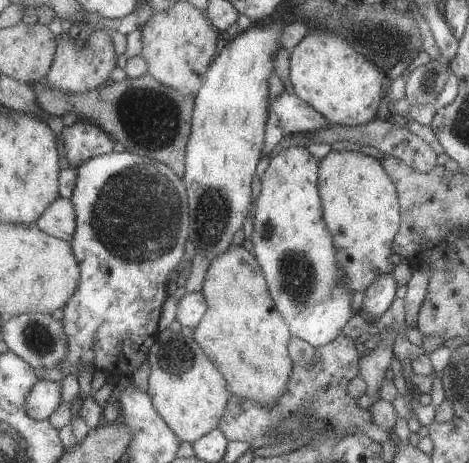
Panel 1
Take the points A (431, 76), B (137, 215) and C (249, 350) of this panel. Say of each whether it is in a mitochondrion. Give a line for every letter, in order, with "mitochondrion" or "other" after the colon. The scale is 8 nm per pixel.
A: mitochondrion
B: mitochondrion
C: other

